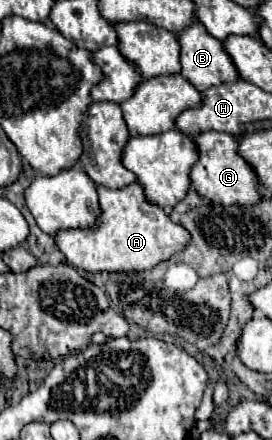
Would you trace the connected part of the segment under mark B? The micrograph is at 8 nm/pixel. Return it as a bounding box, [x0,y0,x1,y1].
[176,22,240,92]

